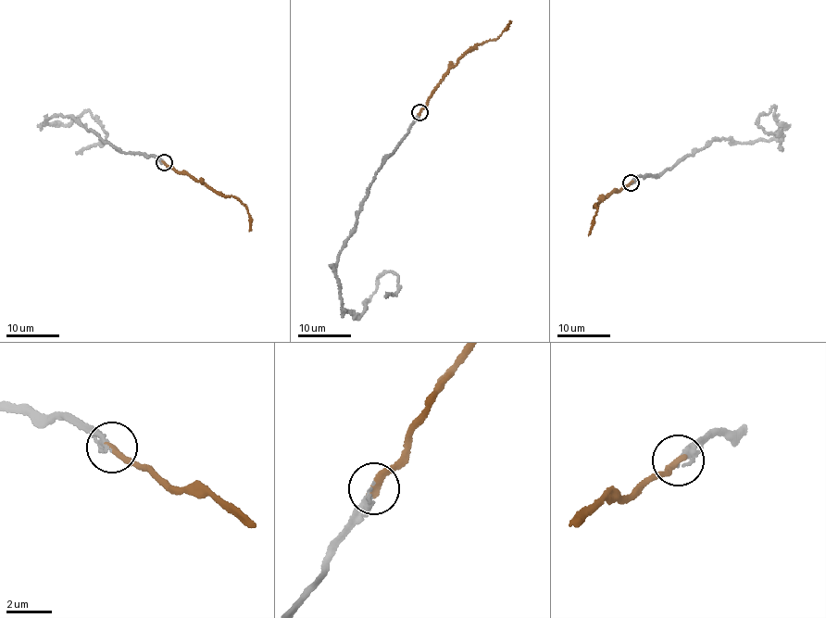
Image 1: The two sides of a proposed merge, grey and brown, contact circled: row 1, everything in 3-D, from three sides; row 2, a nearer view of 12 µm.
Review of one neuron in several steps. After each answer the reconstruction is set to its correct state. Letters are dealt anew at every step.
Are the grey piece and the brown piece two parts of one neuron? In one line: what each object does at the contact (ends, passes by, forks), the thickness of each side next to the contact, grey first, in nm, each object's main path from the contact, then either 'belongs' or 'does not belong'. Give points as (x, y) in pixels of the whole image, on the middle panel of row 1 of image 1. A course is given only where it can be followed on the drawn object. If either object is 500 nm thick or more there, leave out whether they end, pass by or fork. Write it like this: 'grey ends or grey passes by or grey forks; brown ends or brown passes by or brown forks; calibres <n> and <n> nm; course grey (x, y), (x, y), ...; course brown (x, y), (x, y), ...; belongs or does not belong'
grey ends; brown ends; calibres 200 and 340 nm; course grey (419, 112), (375, 173), (337, 254), (344, 309), (359, 314), (378, 277), (390, 272), (396, 293), (385, 296); course brown (419, 112), (444, 74), (475, 47), (499, 36), (510, 20); does not belong

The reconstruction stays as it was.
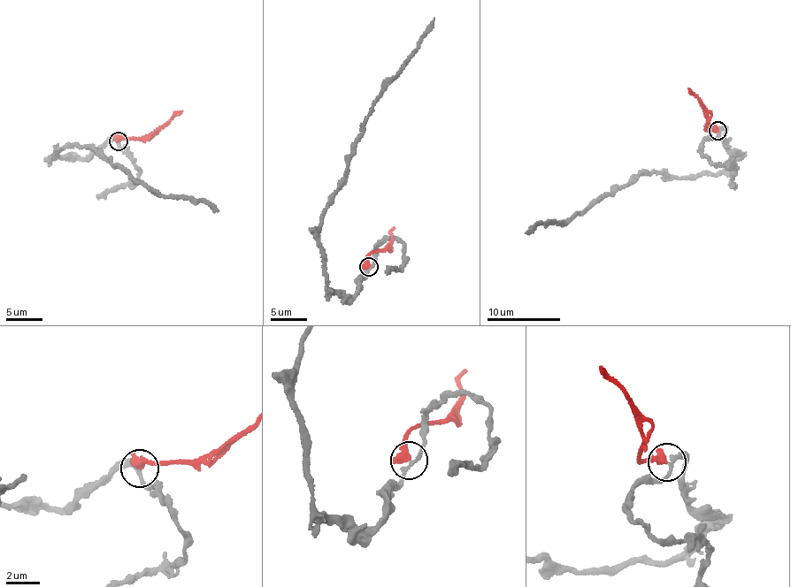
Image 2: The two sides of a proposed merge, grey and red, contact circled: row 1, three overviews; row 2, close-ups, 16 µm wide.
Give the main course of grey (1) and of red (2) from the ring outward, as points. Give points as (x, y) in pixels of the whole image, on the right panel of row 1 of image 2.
1: (718, 131), (725, 131), (730, 149), (740, 154), (716, 174), (640, 172), (562, 224), (535, 224), (526, 232)
2: (718, 131), (707, 129), (708, 122), (698, 97), (690, 94), (688, 88)

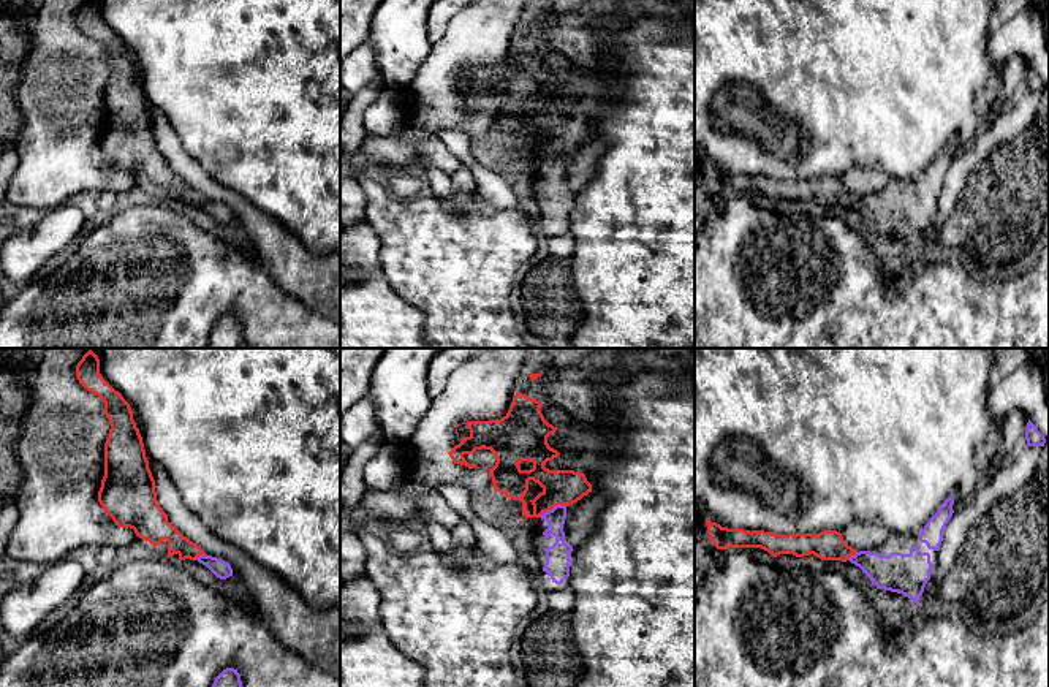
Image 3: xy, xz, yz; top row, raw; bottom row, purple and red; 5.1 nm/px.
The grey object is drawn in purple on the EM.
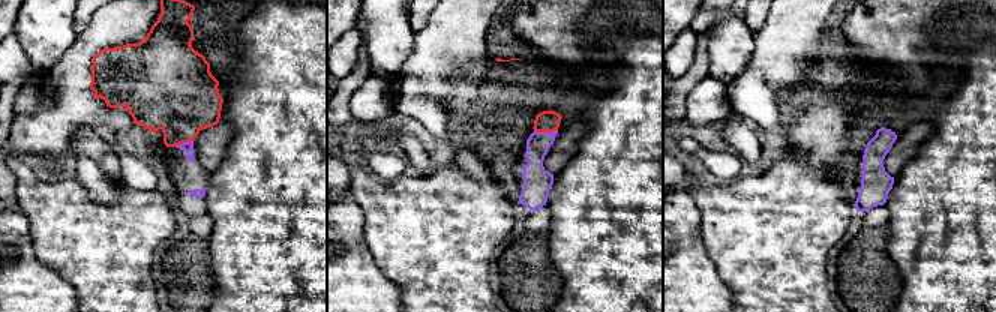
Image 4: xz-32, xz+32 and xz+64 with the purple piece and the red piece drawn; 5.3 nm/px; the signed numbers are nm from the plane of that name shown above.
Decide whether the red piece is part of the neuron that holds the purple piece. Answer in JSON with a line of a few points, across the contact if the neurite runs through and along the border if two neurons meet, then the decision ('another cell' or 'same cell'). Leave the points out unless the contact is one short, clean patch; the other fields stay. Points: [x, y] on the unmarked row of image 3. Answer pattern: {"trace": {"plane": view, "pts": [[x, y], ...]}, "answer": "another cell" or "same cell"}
{"trace": {"plane": "xz", "pts": [[557, 201], [559, 179], [552, 154], [552, 146], [565, 133]]}, "answer": "same cell"}

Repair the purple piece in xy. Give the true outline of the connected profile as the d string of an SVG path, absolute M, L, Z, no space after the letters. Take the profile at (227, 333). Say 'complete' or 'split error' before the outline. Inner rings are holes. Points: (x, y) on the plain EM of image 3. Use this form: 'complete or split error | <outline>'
complete | M234 313L223 315L214 326L207 348L256 348L242 336L240 320Z

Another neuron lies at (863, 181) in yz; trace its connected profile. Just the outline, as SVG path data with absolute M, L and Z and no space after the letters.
M856 166L845 173L842 182L848 192L859 196L877 198L886 187L888 177L878 166Z

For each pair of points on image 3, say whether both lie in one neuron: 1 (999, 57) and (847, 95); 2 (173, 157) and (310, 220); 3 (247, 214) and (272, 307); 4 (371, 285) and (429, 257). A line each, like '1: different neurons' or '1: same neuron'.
1: different neurons
2: different neurons
3: different neurons
4: different neurons

